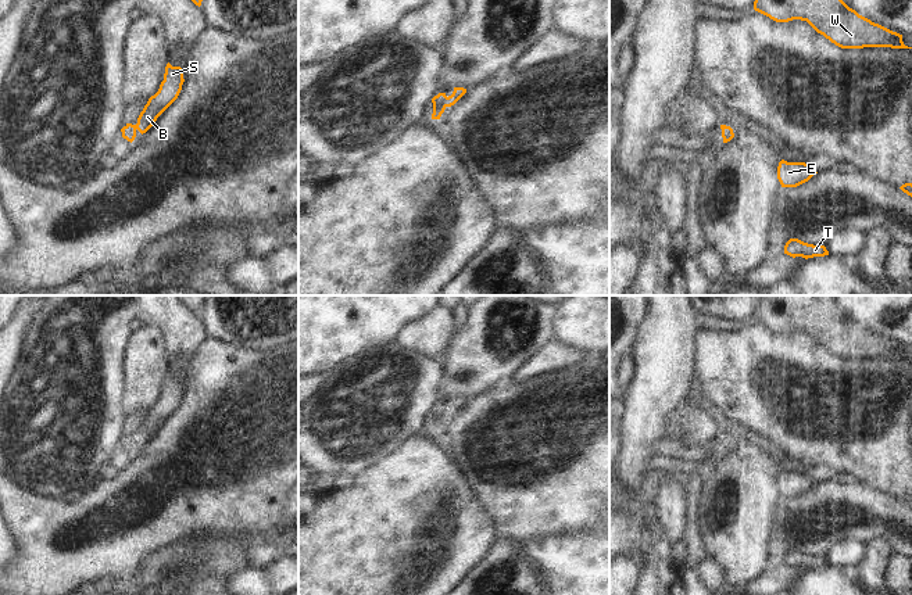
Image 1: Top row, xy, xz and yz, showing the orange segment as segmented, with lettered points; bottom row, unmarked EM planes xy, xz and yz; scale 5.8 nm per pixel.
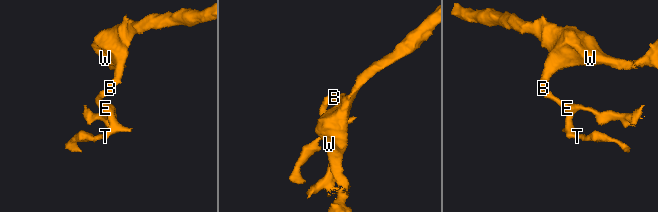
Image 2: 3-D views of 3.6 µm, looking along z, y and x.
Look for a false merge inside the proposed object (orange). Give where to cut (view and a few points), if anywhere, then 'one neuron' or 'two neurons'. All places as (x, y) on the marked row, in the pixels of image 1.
no cut | one neuron

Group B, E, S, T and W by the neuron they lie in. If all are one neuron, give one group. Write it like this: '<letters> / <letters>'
B E S T W

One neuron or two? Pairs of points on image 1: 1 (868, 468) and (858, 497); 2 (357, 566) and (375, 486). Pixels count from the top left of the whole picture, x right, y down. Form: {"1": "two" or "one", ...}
{"1": "two", "2": "one"}

